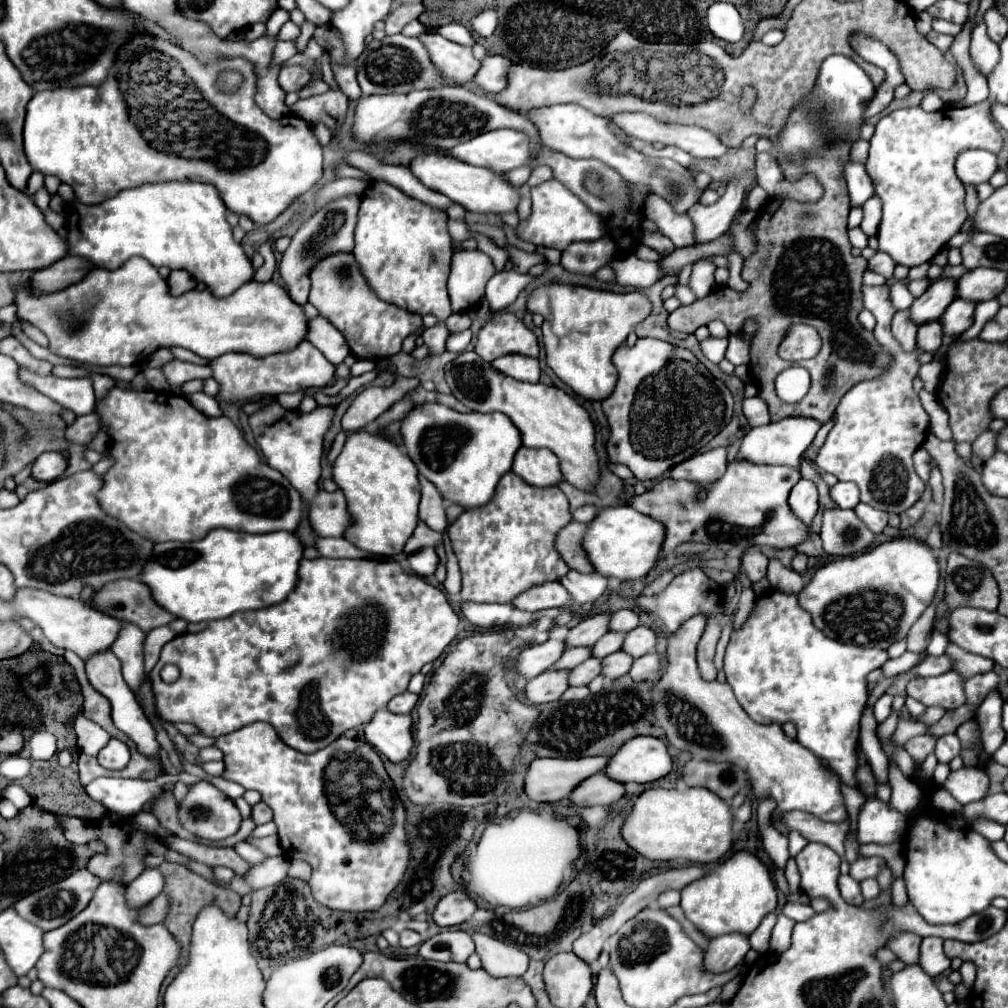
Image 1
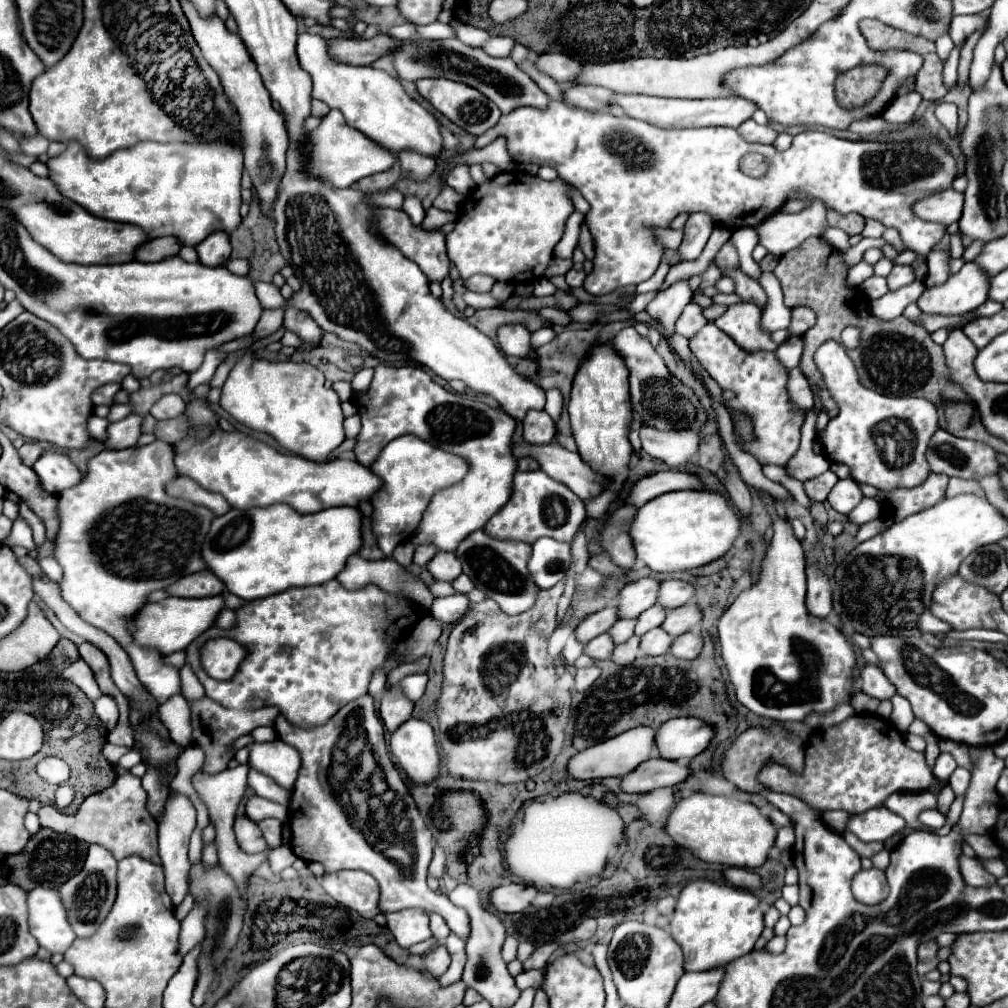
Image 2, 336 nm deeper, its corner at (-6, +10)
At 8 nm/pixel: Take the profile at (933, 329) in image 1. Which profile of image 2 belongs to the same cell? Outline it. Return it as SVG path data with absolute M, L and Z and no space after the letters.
M965 263L963 269L943 285L925 287L917 305L923 313L965 315L987 301L987 291L989 275L975 263Z

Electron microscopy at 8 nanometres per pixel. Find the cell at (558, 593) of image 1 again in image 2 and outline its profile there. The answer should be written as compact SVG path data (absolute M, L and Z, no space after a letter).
M475 531L459 543L459 547L455 549L455 555L463 565L463 573L471 577L475 587L481 593L485 593L485 597L497 601L497 605L505 613L519 615L529 611L535 605L537 593L541 589L535 585L535 581L531 581L531 575L527 569L527 561L531 559L531 547L527 543L497 541L485 535L485 531Z

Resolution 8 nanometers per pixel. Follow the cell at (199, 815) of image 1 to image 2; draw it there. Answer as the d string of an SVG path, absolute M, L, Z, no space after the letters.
M247 815L235 817L235 837L239 847L245 853L259 853L267 849L267 843L263 841L263 835L259 833L259 827L255 821L251 821Z

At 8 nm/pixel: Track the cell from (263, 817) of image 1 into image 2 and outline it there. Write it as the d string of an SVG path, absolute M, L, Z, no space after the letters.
M279 819L259 821L259 829L263 831L263 837L265 837L269 847L279 847L281 845L281 827L283 827L283 823Z

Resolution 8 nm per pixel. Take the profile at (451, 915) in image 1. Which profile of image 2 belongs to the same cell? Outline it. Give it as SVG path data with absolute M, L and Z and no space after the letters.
M509 883L509 885L501 885L493 889L489 893L489 903L501 913L519 913L531 903L535 895L537 895L535 887L521 885L521 883Z

